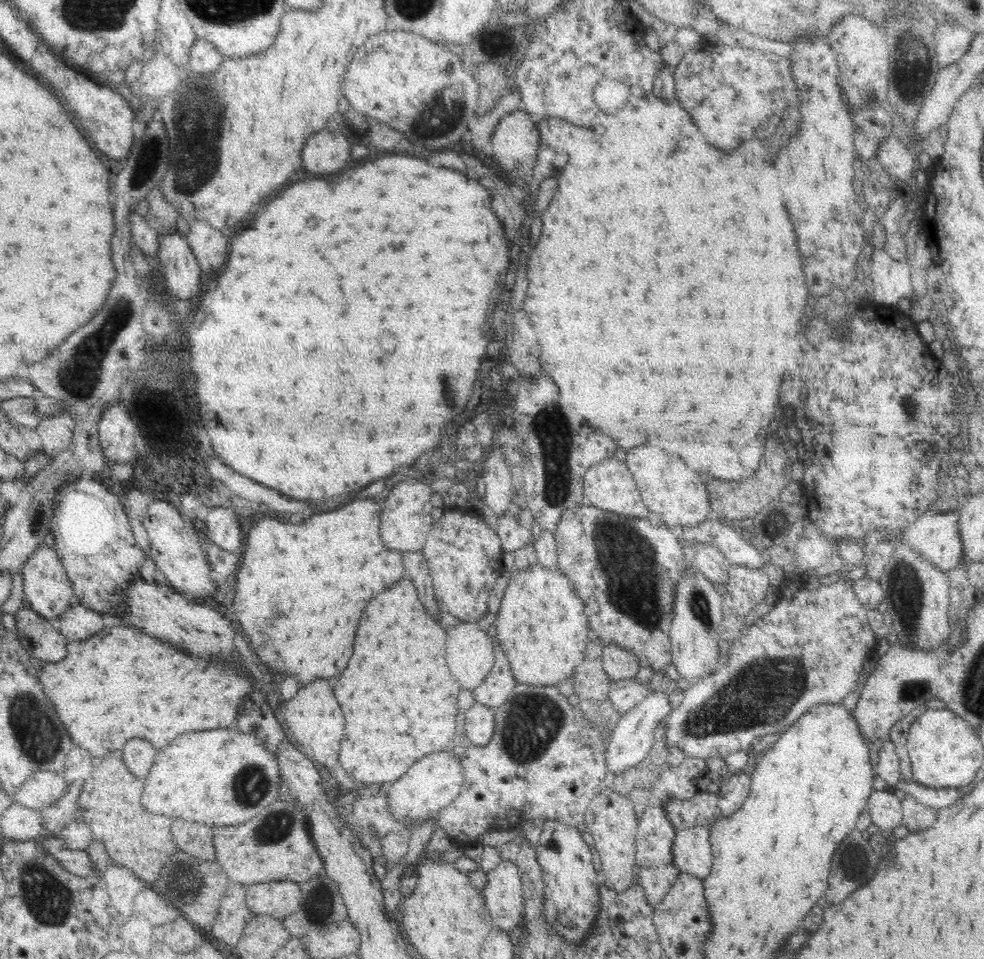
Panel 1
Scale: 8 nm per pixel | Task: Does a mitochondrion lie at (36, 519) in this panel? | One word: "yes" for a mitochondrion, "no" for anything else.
yes

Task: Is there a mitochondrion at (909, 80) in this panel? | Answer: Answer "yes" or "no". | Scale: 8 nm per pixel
yes

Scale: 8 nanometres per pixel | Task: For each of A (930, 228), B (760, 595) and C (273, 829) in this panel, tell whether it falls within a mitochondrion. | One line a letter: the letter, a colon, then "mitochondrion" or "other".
A: other
B: other
C: mitochondrion

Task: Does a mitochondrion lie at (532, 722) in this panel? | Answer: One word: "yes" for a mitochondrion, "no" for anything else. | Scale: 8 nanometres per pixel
yes

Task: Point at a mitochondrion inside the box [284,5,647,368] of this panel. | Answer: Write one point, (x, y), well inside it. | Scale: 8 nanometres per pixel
(438, 116)

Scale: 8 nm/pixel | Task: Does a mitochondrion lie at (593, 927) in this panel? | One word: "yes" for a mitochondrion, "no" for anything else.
no

